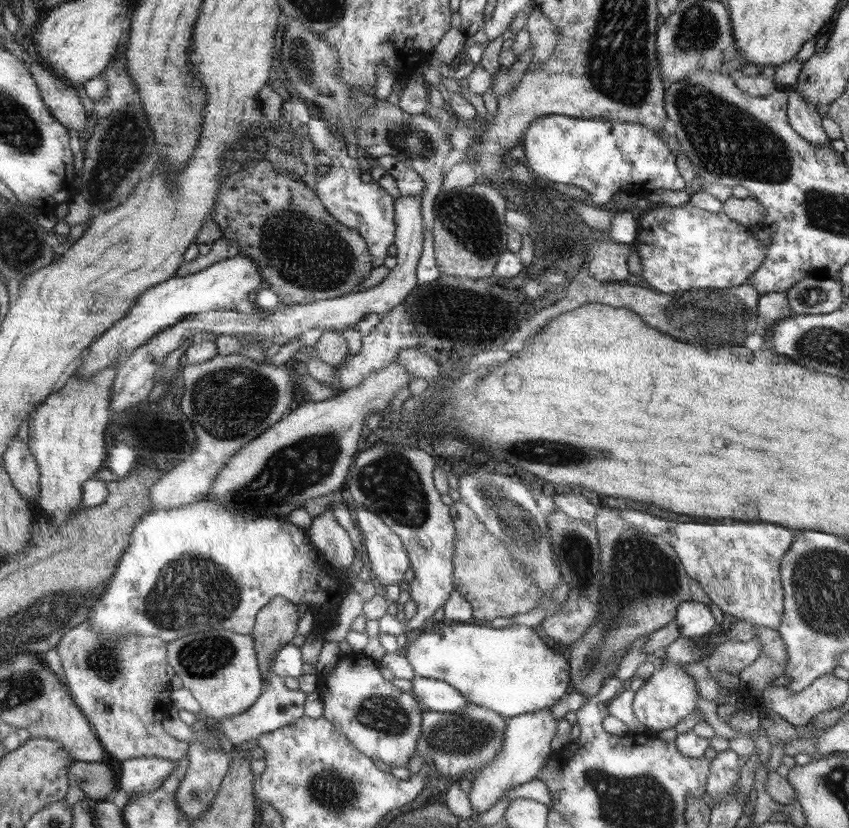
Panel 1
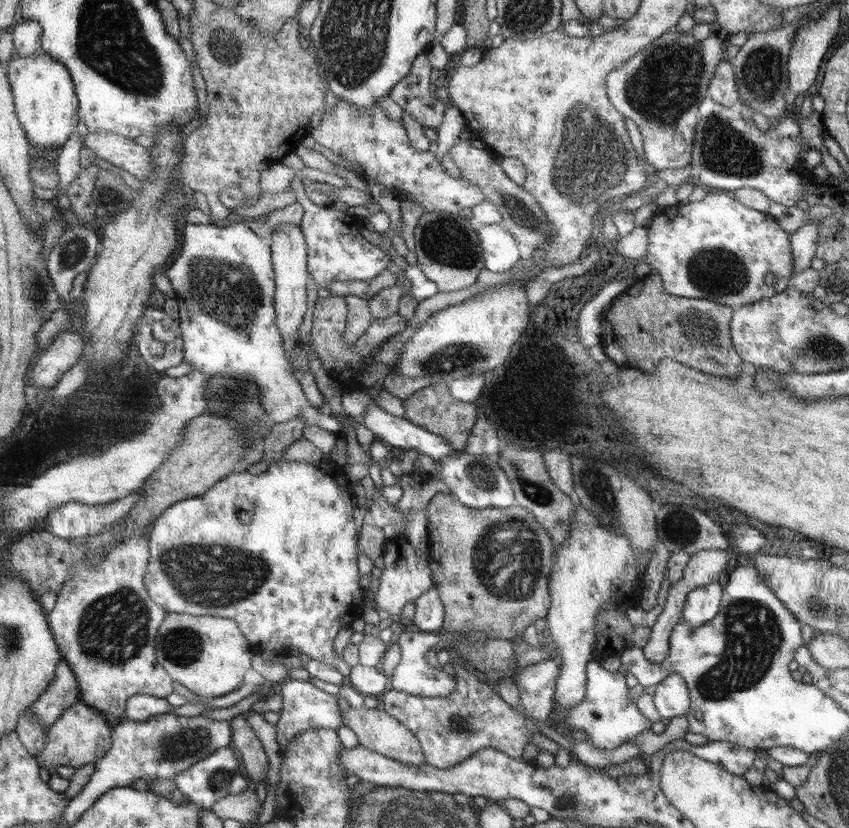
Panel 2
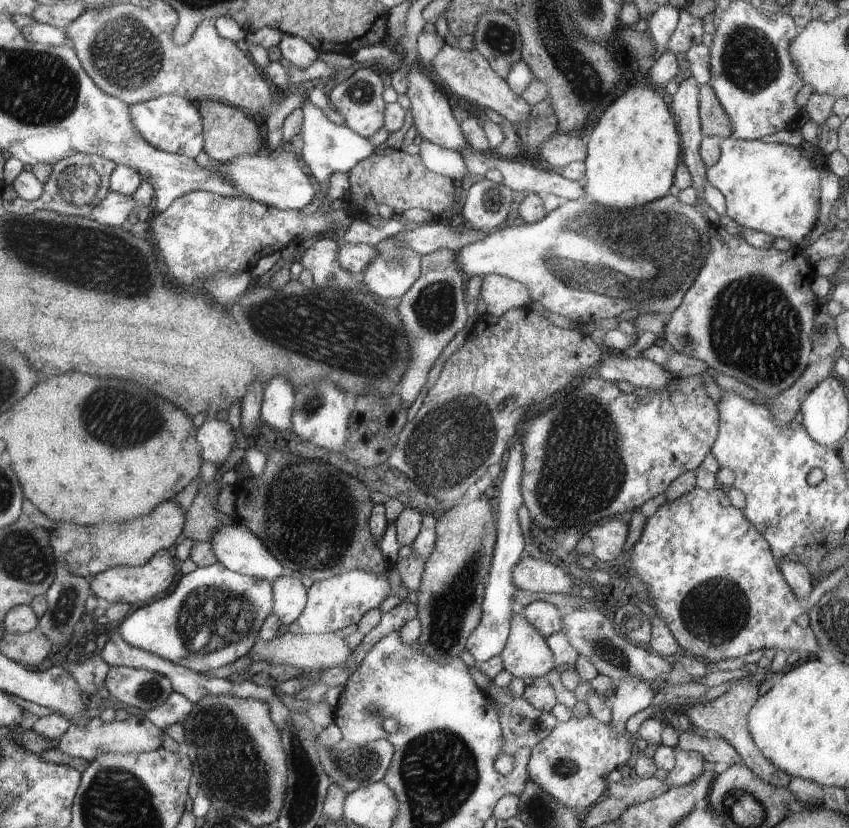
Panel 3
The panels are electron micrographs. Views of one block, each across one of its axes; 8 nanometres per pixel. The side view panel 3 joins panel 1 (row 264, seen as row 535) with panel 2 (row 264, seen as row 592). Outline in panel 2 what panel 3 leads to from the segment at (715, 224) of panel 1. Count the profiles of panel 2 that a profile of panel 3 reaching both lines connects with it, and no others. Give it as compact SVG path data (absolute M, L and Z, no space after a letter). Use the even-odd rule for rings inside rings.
M708 192L703 200L686 205L663 204L658 214L651 218L648 227L648 246L645 261L658 273L665 289L671 295L684 298L705 298L726 306L741 307L765 298L773 297L788 288L795 275L790 234L768 213L754 210L734 198L732 194ZM772 274L776 276L776 284L767 286L764 278Z

